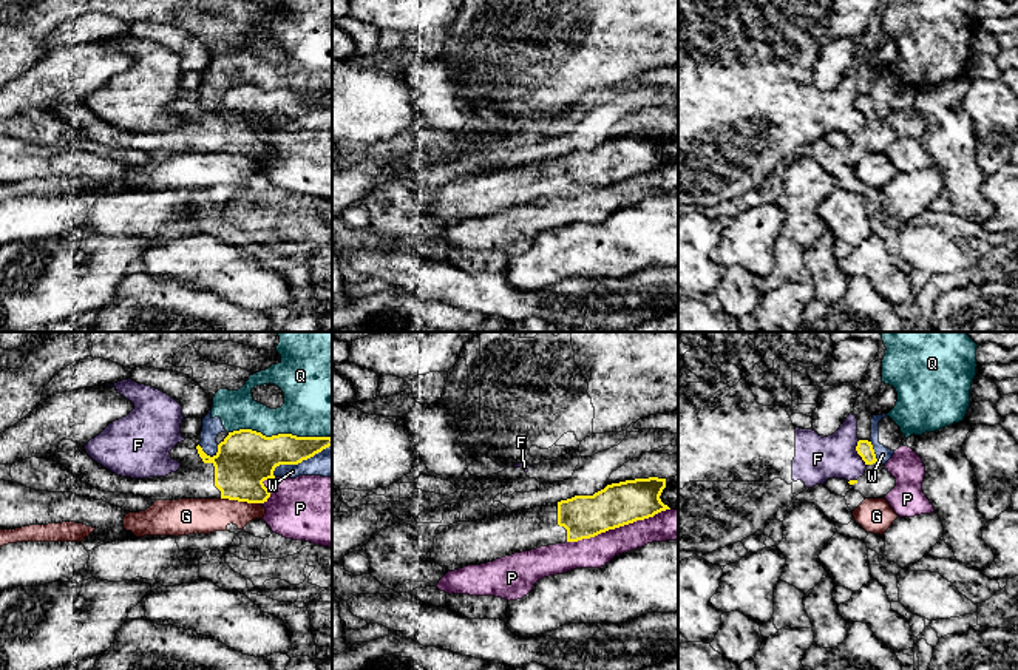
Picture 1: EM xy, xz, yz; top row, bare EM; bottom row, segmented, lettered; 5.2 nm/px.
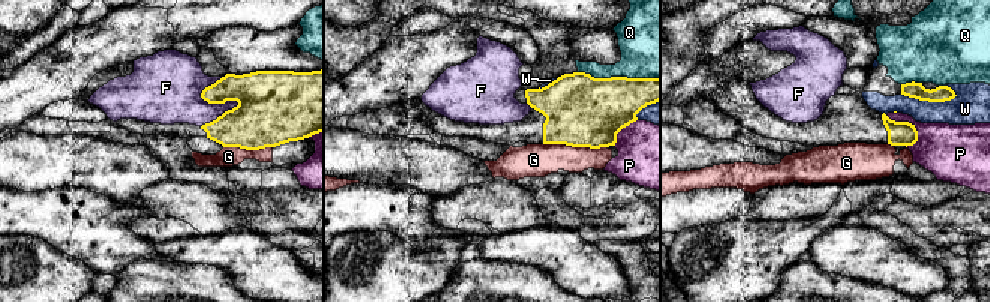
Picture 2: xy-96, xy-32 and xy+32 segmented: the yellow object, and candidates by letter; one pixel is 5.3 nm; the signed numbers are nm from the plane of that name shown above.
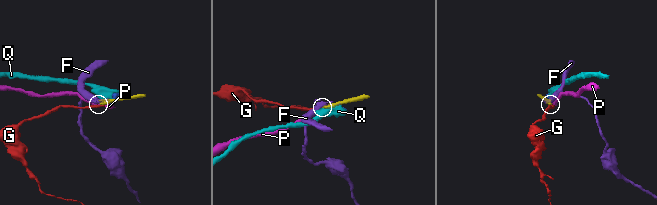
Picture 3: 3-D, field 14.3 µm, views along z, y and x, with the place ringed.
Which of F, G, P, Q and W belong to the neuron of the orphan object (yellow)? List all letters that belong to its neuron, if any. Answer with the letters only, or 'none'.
none

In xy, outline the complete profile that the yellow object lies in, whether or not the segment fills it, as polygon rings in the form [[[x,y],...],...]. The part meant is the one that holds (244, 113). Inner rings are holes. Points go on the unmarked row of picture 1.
[[[239,83],[229,86],[218,99],[218,107],[210,111],[192,93],[185,93],[170,105],[181,122],[165,131],[150,133],[117,130],[94,116],[73,94],[62,94],[49,114],[103,147],[134,148],[151,154],[229,153],[264,157],[270,147],[263,136],[275,133],[277,120],[298,119],[329,100],[331,91],[266,91],[252,83]]]

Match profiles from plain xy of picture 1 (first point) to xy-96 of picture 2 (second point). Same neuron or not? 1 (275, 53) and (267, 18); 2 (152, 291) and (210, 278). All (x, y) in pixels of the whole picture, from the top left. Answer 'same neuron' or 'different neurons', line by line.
1: different neurons
2: same neuron

